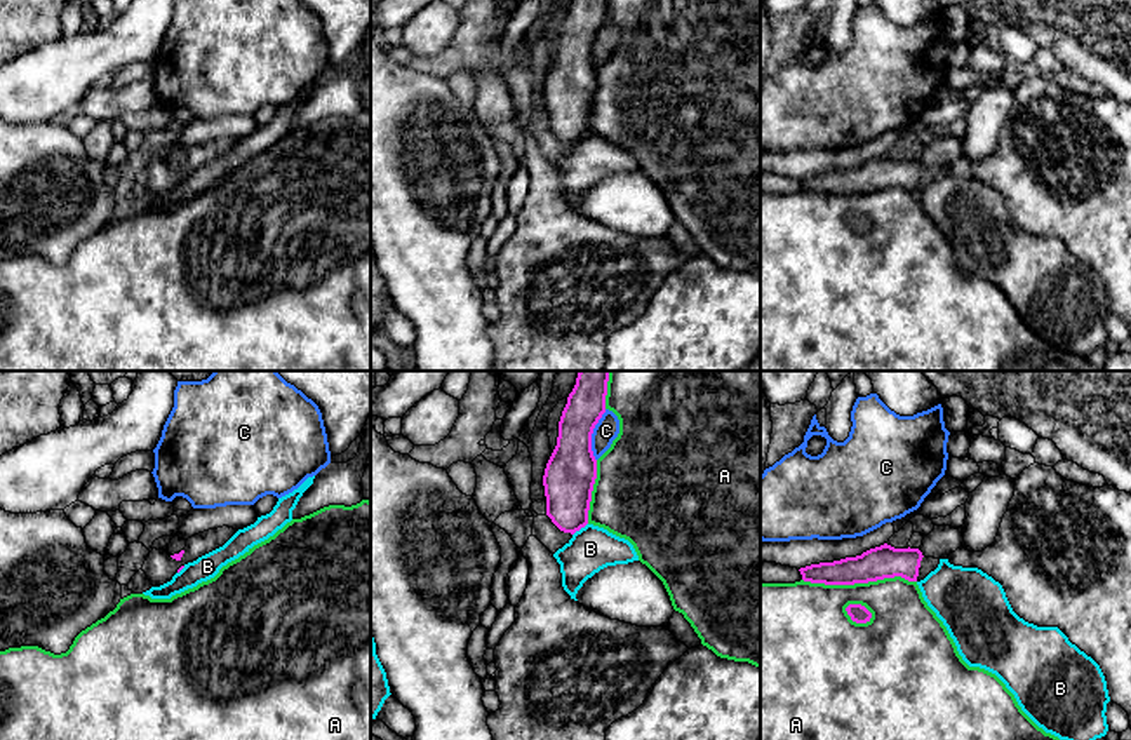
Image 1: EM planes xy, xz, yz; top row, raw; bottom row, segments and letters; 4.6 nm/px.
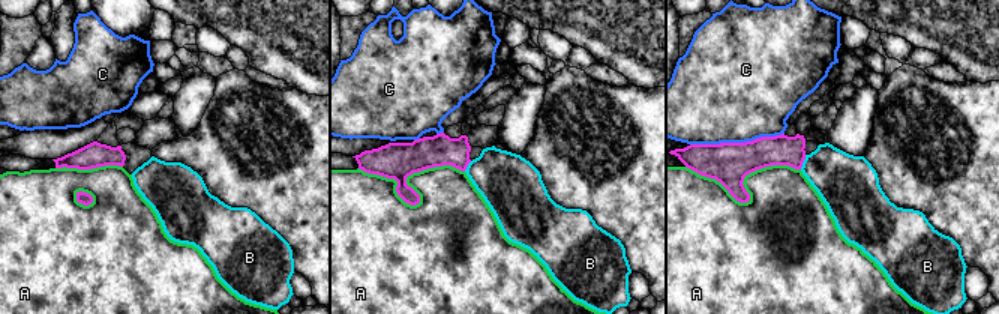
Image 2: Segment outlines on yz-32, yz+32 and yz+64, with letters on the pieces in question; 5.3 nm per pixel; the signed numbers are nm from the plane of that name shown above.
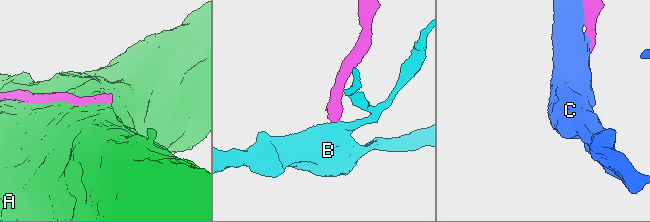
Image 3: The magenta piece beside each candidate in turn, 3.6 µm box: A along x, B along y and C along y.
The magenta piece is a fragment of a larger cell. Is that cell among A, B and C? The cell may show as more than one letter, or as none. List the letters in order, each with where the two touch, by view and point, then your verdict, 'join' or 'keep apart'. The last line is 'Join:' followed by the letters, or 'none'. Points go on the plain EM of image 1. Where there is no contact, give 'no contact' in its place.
A: yz (860, 192) | keep apart
B: xz (580, 138) | keep apart
C: xz (590, 46) | keep apart
Join: none

